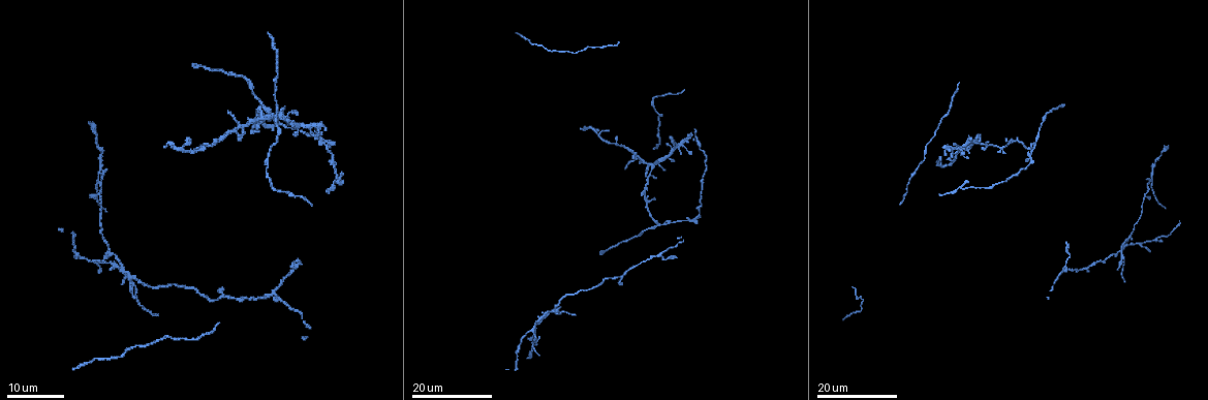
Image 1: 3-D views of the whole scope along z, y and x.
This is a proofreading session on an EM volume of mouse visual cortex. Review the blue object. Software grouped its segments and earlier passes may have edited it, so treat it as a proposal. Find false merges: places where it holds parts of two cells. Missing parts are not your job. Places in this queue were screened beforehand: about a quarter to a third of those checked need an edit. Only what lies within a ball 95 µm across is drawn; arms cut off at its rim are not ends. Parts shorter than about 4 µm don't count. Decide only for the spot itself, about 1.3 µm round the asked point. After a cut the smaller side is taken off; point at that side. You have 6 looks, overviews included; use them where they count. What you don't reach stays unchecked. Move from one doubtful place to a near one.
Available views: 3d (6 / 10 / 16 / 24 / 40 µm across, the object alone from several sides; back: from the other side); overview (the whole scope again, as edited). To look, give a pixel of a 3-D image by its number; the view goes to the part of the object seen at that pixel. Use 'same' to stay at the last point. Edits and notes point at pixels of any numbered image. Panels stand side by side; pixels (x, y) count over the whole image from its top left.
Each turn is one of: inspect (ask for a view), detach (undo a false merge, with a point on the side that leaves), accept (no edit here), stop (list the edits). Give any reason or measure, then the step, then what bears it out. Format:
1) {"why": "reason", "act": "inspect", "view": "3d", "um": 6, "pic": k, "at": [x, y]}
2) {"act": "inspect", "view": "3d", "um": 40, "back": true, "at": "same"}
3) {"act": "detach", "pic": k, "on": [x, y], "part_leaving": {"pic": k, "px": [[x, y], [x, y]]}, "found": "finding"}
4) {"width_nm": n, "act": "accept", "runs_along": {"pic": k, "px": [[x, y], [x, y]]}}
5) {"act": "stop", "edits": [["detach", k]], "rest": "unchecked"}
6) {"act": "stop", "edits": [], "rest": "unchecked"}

{"why": "four arms meet", "act": "inspect", "view": "3d", "um": 24, "pic": 1, "at": [1034, 143]}

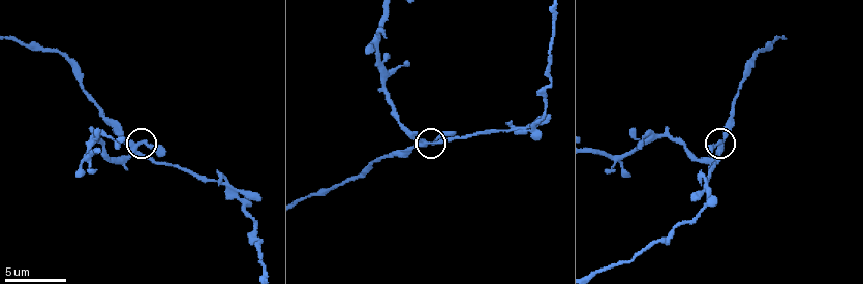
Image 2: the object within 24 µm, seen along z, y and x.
{"act": "inspect", "view": "3d", "um": 10, "pic": 2, "at": [719, 148]}

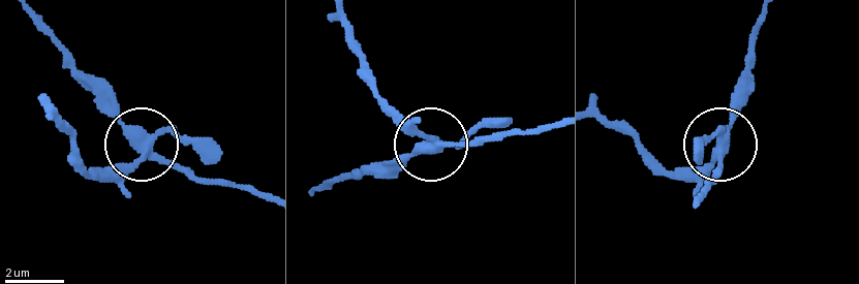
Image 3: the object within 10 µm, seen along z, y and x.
{"act": "detach", "pic": 3, "on": [182, 171], "part_leaving": {"pic": 3, "px": [[153, 146], [203, 178], [269, 195]]}, "found": "a second cell is stuck on"}

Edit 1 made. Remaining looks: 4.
{"why": "thin arm on a thick one", "act": "inspect", "view": "3d", "um": 16, "pic": 1, "at": [264, 118]}

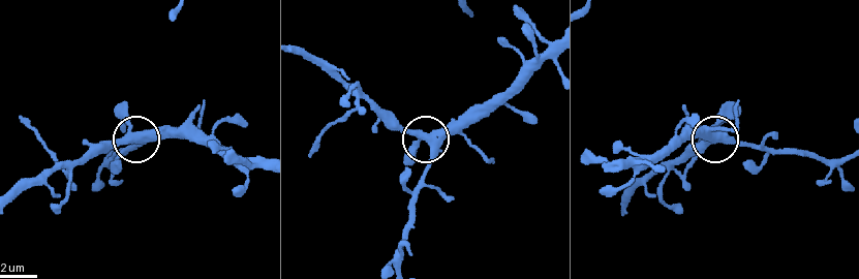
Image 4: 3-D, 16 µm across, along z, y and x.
{"act": "inspect", "view": "3d", "um": 10, "pic": 4, "at": [425, 135]}

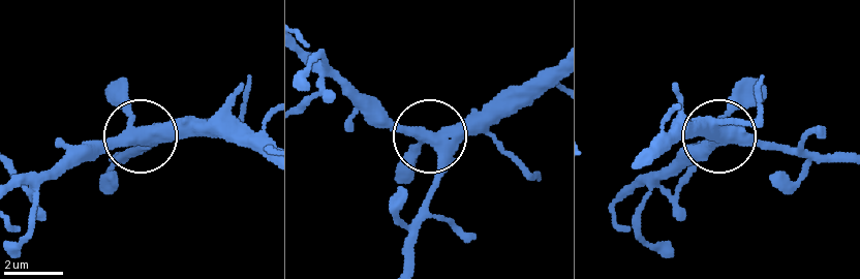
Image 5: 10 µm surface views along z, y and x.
{"why": "from behind", "act": "inspect", "view": "3d", "um": 10, "back": true, "pic": 5, "at": [428, 135]}

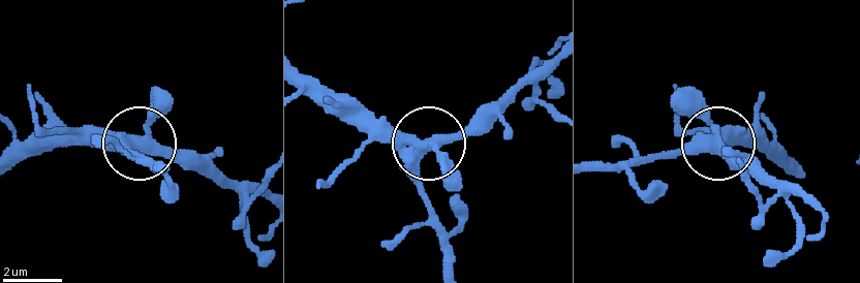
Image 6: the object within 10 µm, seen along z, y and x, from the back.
{"width_nm": 400, "act": "accept", "runs_along": {"pic": 6, "px": [[450, 270], [420, 159], [492, 129]]}, "found": "one cell here"}

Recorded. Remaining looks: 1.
{"act": "stop", "edits": [["detach", 3]], "rest": "unchecked"}

